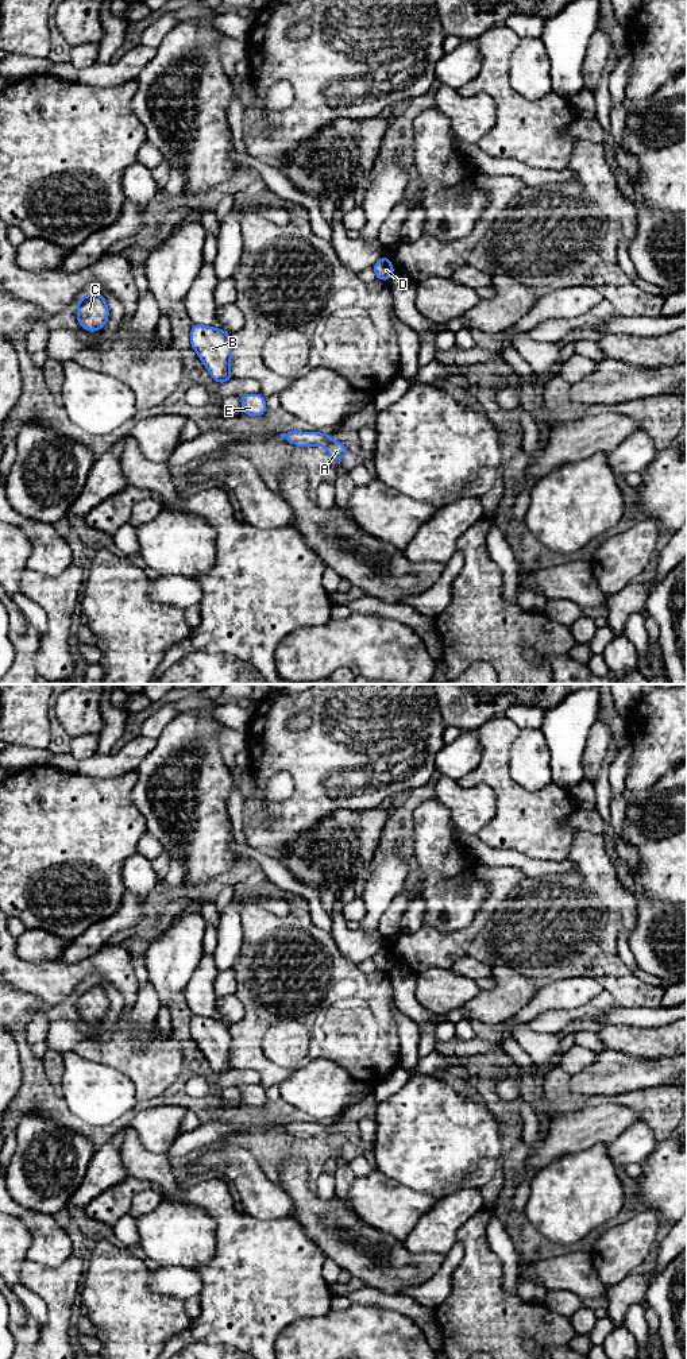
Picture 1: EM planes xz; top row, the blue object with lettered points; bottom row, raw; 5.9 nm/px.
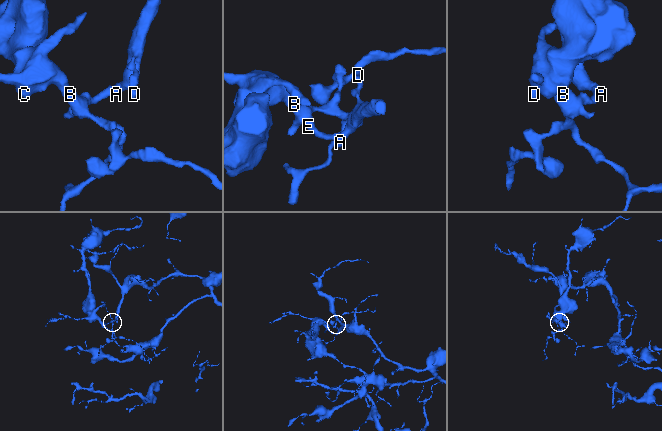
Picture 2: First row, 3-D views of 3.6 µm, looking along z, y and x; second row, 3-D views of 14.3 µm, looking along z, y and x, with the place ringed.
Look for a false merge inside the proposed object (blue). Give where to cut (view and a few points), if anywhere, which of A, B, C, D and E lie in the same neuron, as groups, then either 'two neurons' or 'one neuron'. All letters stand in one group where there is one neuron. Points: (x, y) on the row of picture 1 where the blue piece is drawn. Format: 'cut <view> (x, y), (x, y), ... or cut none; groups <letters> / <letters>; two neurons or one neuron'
cut none; groups A B C D E; one neuron

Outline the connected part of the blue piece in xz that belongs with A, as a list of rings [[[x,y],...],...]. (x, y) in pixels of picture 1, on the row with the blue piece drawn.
[[[290,431],[279,435],[286,441],[294,444],[296,447],[314,447],[323,445],[331,459],[336,463],[341,457],[347,457],[348,452],[343,443],[333,441],[332,435],[321,433],[321,432],[301,432],[301,431]]]

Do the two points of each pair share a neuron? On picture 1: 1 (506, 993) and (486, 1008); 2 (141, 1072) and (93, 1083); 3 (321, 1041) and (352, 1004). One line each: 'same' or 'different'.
1: same
2: different
3: same

